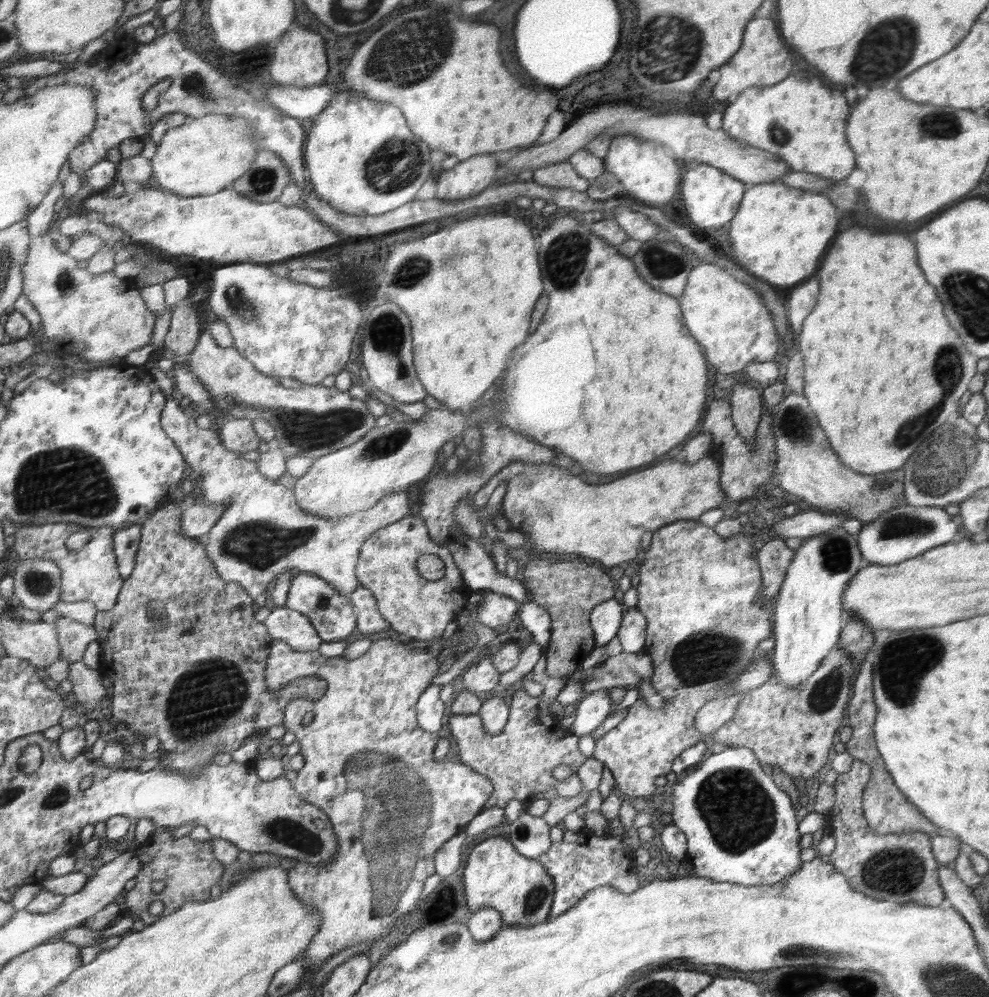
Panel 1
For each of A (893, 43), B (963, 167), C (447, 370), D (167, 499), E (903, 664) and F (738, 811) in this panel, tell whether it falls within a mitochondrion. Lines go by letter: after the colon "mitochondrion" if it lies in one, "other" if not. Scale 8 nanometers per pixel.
A: mitochondrion
B: other
C: other
D: other
E: mitochondrion
F: mitochondrion

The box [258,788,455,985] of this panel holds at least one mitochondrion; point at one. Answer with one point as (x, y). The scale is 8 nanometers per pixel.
(307, 838)

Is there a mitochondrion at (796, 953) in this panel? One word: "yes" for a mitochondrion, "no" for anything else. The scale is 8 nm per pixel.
yes

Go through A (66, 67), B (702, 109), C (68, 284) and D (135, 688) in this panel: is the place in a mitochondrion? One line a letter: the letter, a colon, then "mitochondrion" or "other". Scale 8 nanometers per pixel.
A: other
B: other
C: mitochondrion
D: other

